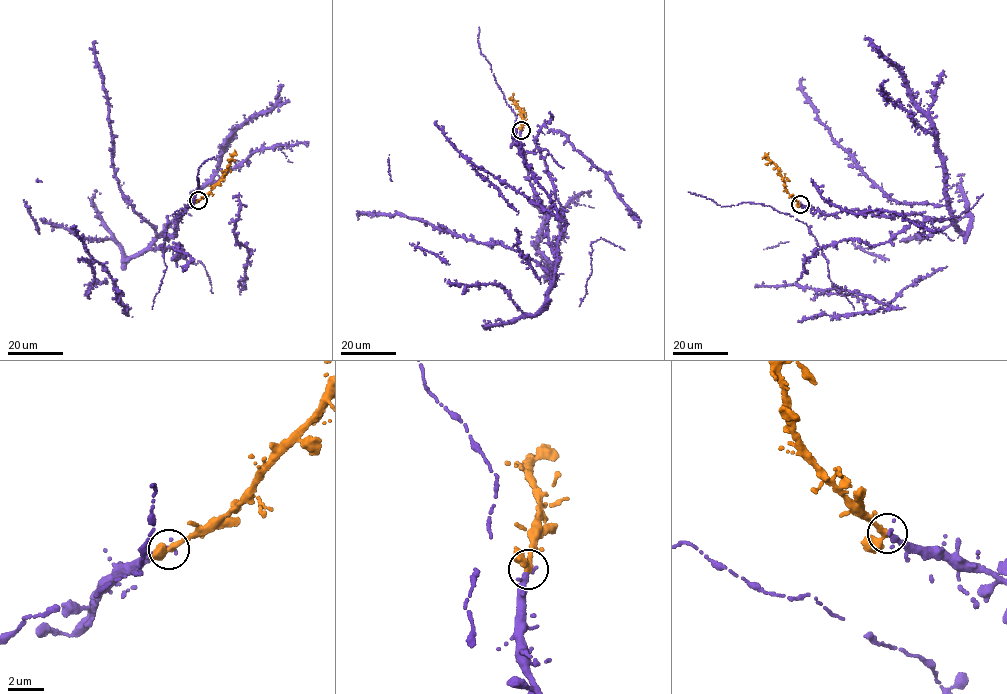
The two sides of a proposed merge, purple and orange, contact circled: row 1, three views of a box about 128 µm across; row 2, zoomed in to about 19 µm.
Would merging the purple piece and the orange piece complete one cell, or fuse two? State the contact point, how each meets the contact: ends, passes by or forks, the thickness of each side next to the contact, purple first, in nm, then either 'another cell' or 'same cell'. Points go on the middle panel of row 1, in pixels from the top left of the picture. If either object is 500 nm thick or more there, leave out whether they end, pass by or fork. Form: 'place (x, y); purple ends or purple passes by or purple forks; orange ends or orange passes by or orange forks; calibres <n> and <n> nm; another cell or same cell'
place (521, 130); purple ends; orange passes by; calibres 360 and 320 nm; same cell

